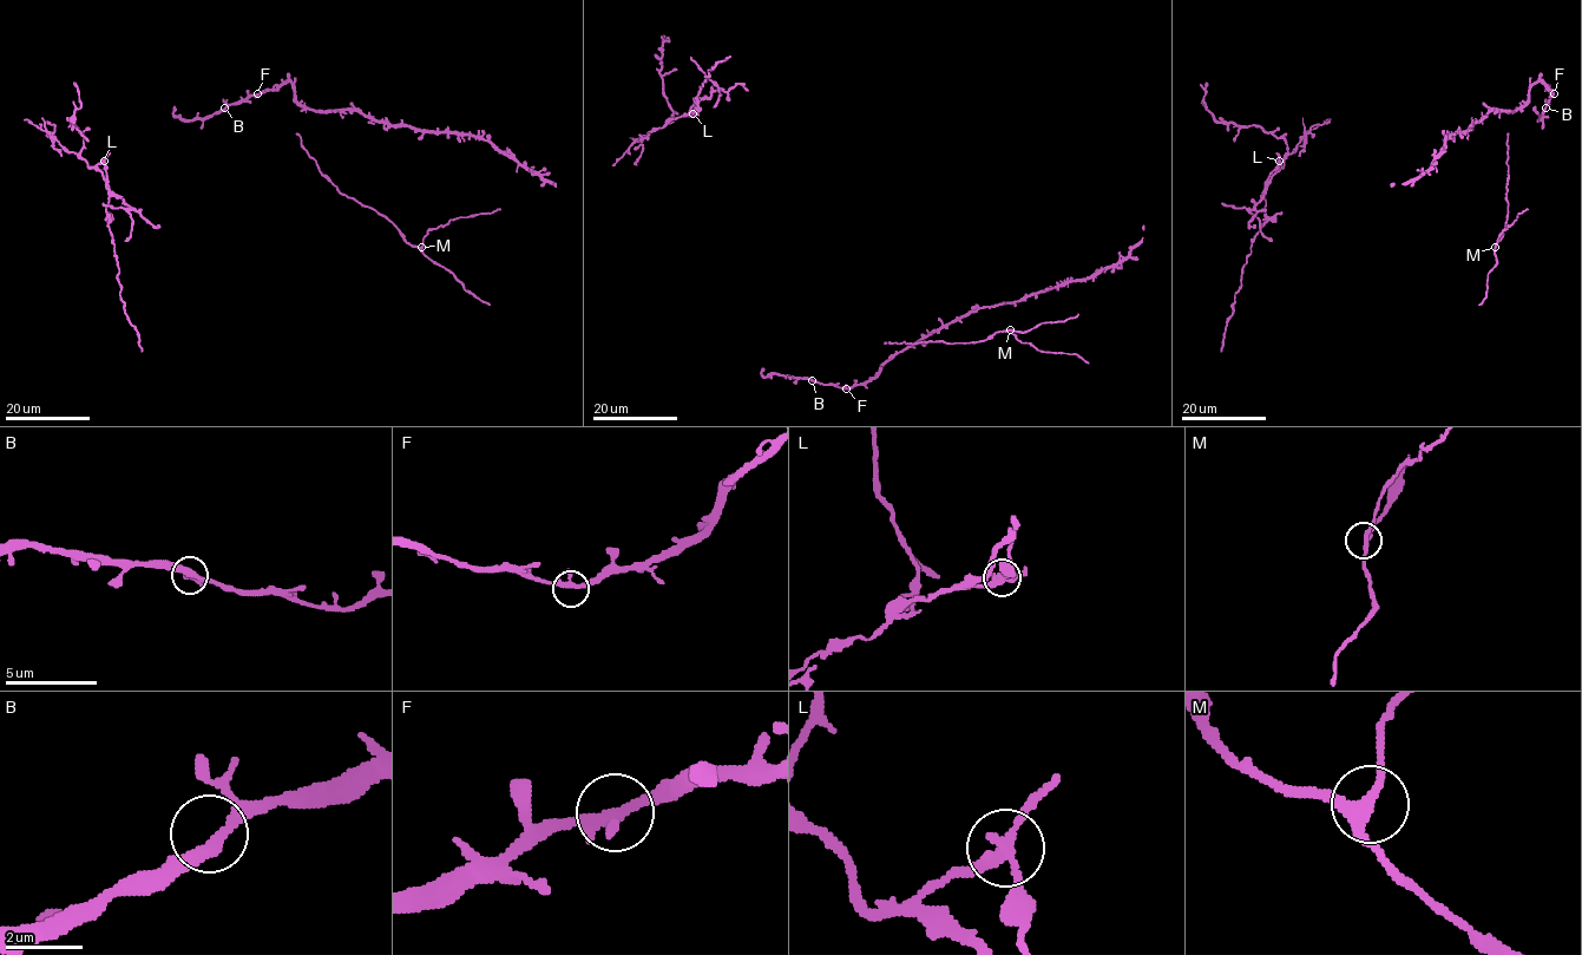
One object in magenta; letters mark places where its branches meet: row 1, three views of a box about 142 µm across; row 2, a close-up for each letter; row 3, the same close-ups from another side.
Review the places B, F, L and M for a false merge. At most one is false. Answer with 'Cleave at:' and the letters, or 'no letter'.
Cleave at: L

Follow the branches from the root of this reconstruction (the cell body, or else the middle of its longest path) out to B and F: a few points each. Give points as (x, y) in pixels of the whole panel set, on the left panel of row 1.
B: (174, 110), (176, 117), (202, 119), (224, 108)
F: (174, 110), (176, 117), (202, 119), (257, 93)

